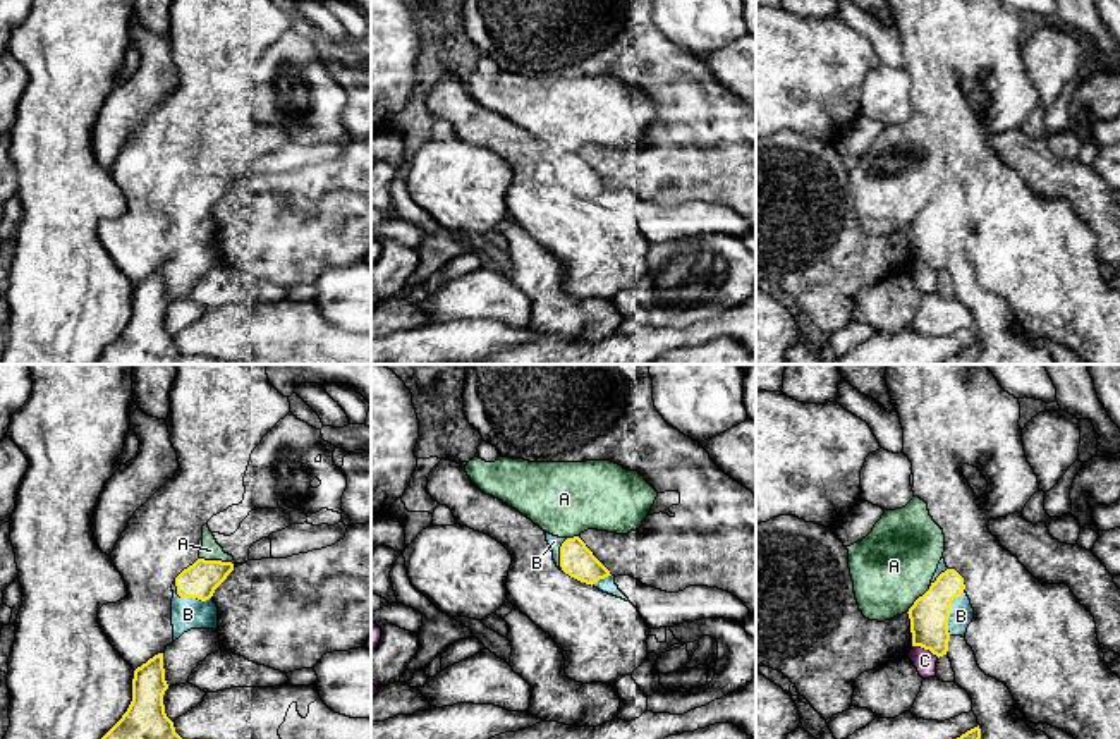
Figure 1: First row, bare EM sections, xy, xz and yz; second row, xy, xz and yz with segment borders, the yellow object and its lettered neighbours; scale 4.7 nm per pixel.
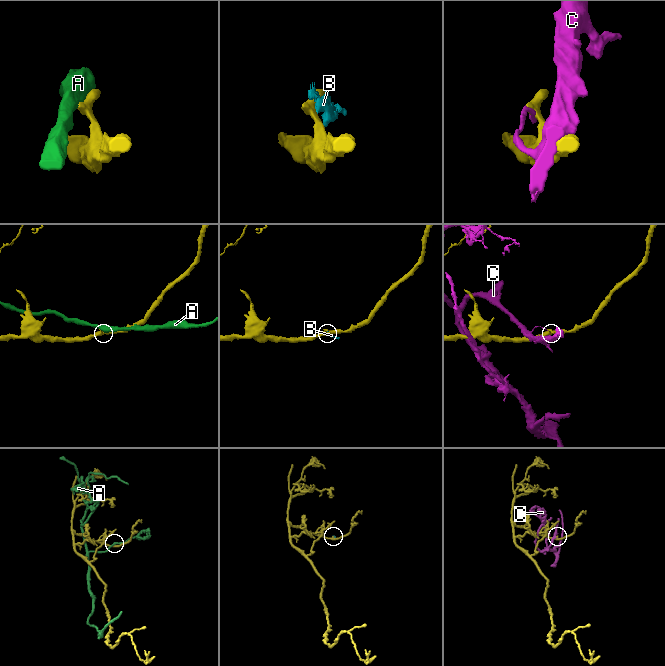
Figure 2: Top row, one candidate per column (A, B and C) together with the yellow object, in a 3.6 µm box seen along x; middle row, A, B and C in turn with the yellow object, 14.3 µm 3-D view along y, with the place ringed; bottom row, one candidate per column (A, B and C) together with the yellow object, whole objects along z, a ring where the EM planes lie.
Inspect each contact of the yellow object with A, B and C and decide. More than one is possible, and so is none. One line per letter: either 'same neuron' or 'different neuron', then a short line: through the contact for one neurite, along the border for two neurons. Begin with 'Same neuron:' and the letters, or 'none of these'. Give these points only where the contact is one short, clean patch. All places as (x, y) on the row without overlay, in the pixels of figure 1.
Same neuron: B
A: different neuron
B: same neuron
C: different neuron

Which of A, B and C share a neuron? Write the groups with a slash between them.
A / B / C

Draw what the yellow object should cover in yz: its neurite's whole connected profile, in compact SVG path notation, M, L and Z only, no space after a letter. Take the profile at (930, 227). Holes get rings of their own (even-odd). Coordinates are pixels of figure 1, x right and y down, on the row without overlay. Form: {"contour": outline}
{"contour": "M941 172L929 205L909 223L912 261L947 270L952 251L965 253L974 223L965 208L964 192L948 184Z"}

